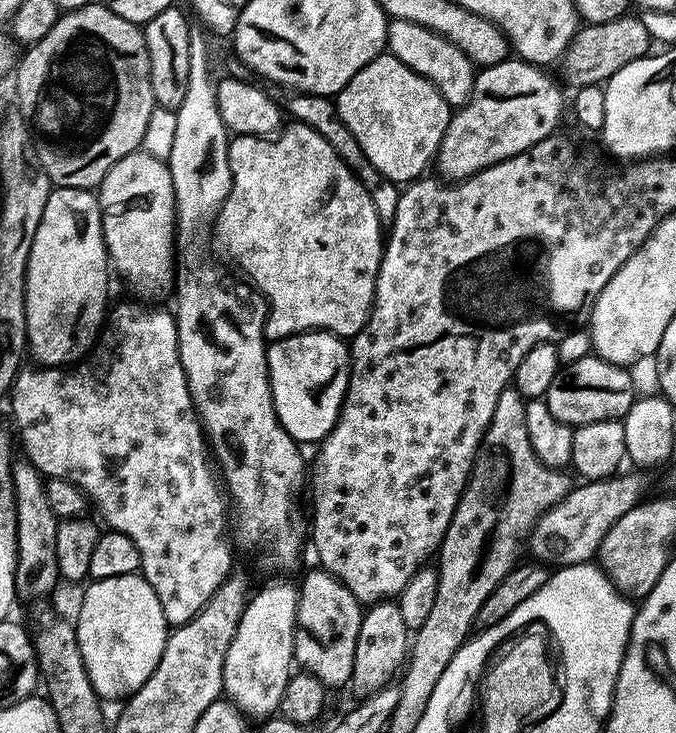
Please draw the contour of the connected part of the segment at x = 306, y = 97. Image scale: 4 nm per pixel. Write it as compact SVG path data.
M296 92L289 96L292 97L288 100L288 108L286 104L287 115L289 112L293 121L309 124L314 131L322 134L322 138L326 138L326 142L330 142L330 146L334 146L334 150L340 155L342 162L346 162L348 169L357 176L370 194L370 202L374 204L374 210L378 214L381 225L391 226L398 210L401 185L383 176L378 170L378 166L374 166L374 162L370 162L370 158L366 158L366 154L362 154L362 146L358 146L358 138L354 138L354 134L350 134L346 122L342 122L342 118L338 114L335 99L327 96L315 96L313 92Z

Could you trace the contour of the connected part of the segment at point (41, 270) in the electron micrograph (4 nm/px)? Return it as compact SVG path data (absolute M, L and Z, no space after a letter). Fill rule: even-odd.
M53 187L46 198L45 209L42 210L41 221L38 222L37 232L33 236L32 245L29 248L27 262L27 276L25 278L25 330L27 332L27 351L37 360L37 365L44 368L59 368L71 366L83 361L96 347L96 341L106 324L106 313L109 311L108 304L108 272L110 276L110 261L108 247L104 244L104 231L102 230L102 218L100 217L100 202L95 191L87 188L57 188Z

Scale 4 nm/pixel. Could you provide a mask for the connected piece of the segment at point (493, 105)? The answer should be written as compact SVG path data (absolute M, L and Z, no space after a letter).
M519 58L483 67L473 79L471 94L449 121L434 157L446 182L459 182L553 135L566 108L561 90L537 65Z

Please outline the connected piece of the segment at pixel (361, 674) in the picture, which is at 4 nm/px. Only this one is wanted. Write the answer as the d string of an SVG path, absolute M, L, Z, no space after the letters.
M381 602L371 605L360 617L358 642L354 646L354 670L350 688L357 692L357 697L372 696L389 687L395 681L392 679L405 667L409 647L410 631L399 613L399 603Z

